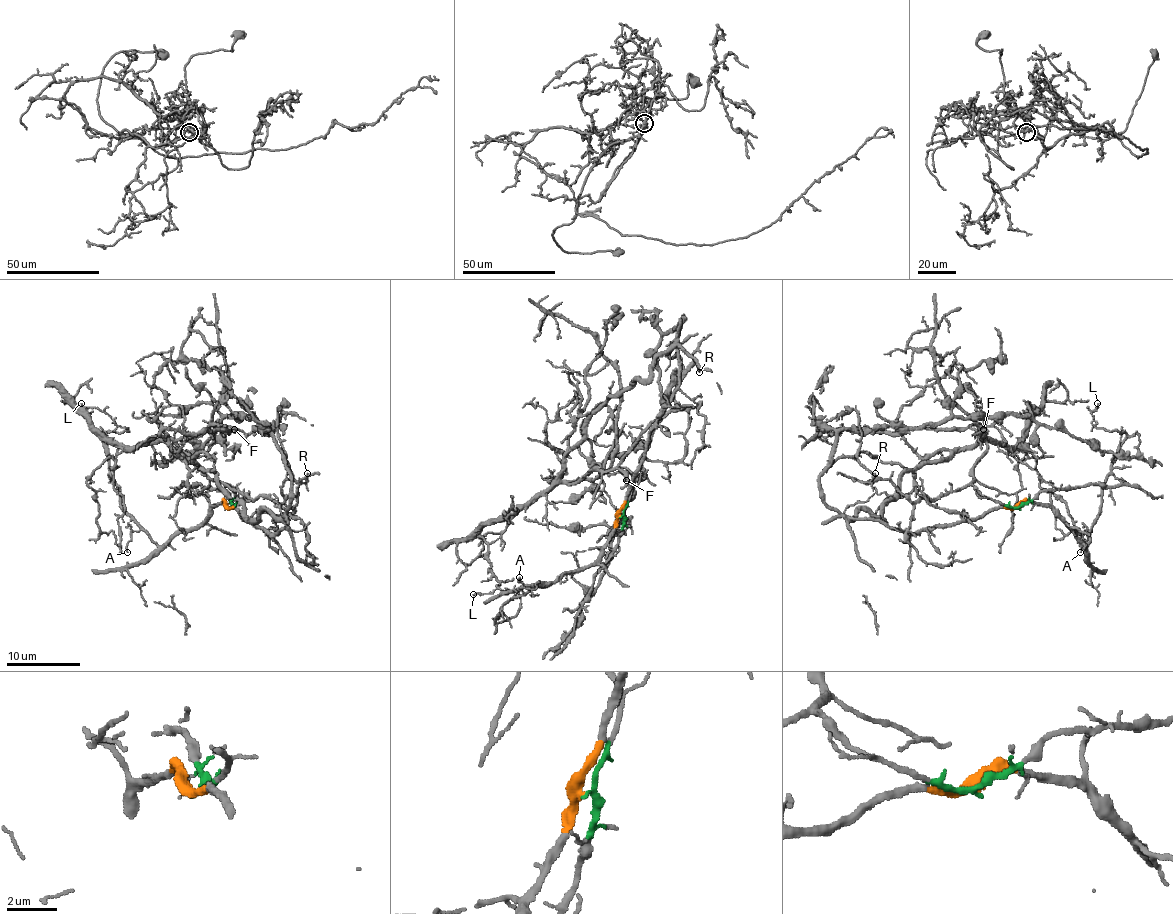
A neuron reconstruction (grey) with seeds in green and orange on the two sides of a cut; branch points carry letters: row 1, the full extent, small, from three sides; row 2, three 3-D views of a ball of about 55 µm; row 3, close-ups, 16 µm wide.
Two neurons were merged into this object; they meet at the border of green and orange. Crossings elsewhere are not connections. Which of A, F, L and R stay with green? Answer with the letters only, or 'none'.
F, R

